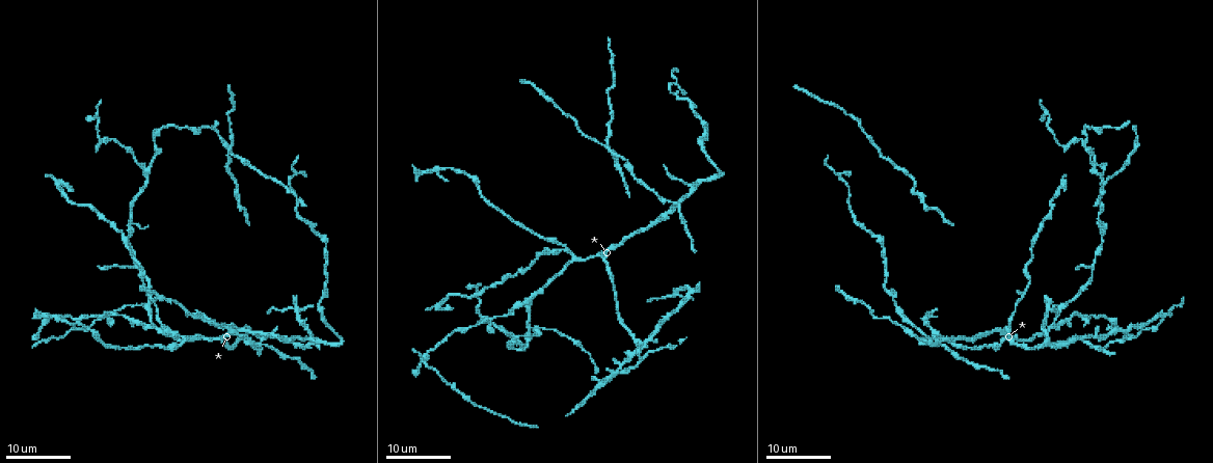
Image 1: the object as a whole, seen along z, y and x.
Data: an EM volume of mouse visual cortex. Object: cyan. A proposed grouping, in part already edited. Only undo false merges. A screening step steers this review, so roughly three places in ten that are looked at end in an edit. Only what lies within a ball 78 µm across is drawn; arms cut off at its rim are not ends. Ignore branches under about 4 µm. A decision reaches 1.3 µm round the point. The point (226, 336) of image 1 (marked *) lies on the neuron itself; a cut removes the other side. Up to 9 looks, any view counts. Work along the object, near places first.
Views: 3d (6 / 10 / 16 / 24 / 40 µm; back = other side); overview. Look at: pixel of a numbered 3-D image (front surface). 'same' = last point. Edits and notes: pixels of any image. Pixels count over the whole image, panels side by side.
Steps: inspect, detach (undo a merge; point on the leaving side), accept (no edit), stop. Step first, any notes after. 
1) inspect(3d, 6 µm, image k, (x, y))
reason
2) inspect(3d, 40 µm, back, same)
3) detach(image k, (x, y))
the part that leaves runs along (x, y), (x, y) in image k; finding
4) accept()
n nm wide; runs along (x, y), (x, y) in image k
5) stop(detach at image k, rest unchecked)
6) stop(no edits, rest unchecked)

inspect(3d, 24 µm, image 1, (693, 183))
small branch off a trunk

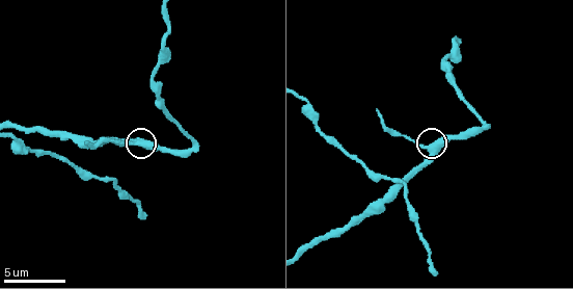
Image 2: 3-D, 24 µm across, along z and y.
inspect(3d, 6 µm, image 2, (140, 142))
zoom in

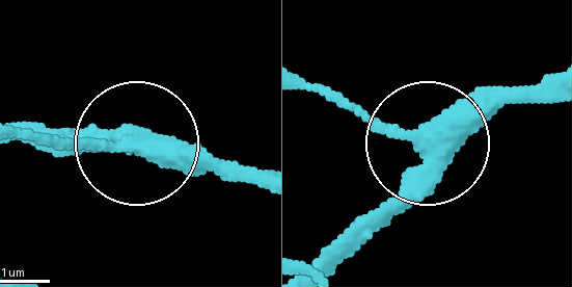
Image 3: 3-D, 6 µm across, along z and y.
accept()
3 arms; runs along (330, 264), (392, 202), (421, 145), (305, 86) in image 3; all the same neuron

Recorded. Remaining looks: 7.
inspect(3d, 10 µm, image 2, (379, 199))

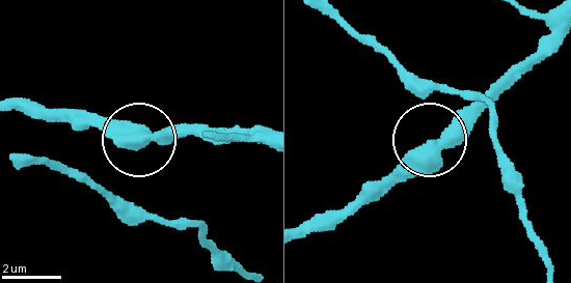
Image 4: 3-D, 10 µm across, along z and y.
accept()
430 nm wide; one neuron here

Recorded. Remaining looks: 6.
inspect(3d, 16 µm, image 1, (515, 337))
arms part here

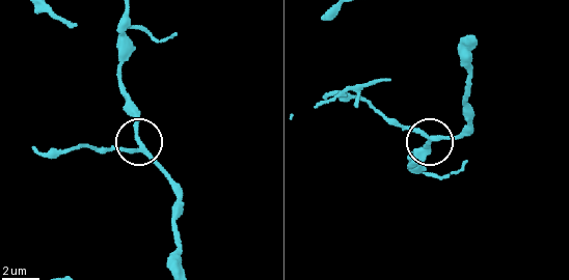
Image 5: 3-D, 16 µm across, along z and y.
inspect(3d, 6 µm, image 5, (430, 140))

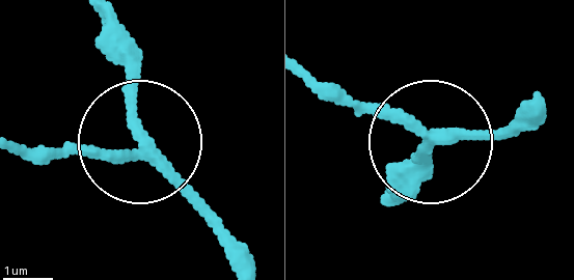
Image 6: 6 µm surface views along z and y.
accept()
runs along (526, 103), (497, 132), (428, 136), (340, 103), (303, 70) in image 6; all the same neuron

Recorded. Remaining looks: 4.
inspect(3d, 24 µm, image 1, (145, 176))
a fork

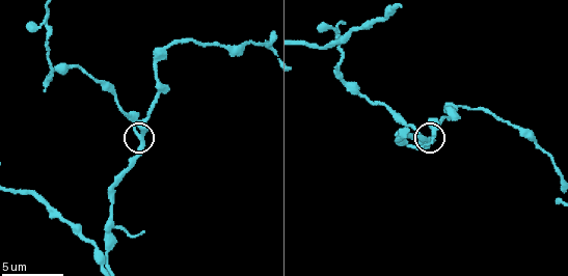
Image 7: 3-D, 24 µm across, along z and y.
inspect(3d, 10 µm, image 7, (141, 137))

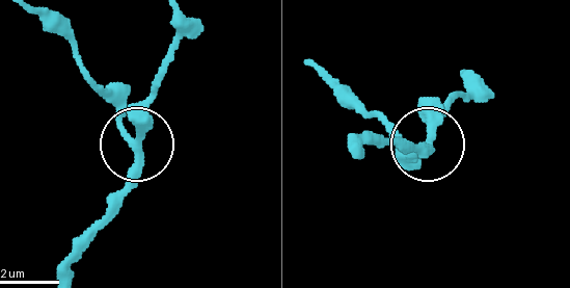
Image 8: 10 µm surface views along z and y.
accept()
3 arms; runs along (68, 270), (73, 249), (125, 181), (134, 151), (107, 86) in image 8; one neuron here

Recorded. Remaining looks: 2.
stop(no edits, rest unchecked)

